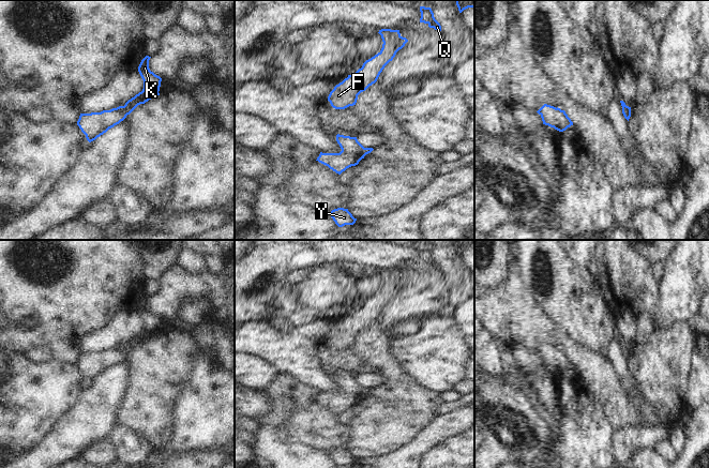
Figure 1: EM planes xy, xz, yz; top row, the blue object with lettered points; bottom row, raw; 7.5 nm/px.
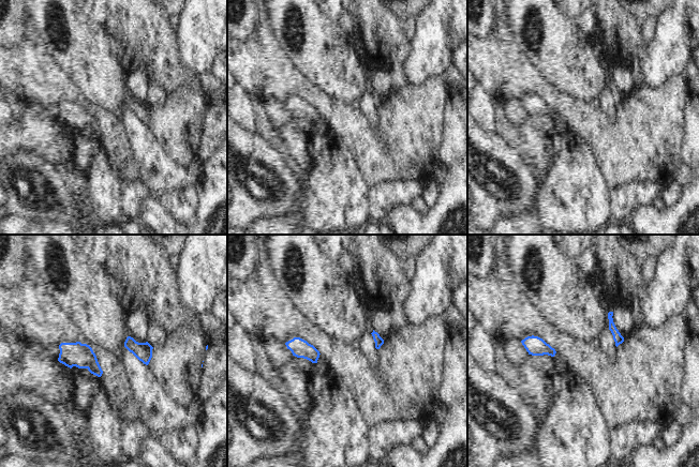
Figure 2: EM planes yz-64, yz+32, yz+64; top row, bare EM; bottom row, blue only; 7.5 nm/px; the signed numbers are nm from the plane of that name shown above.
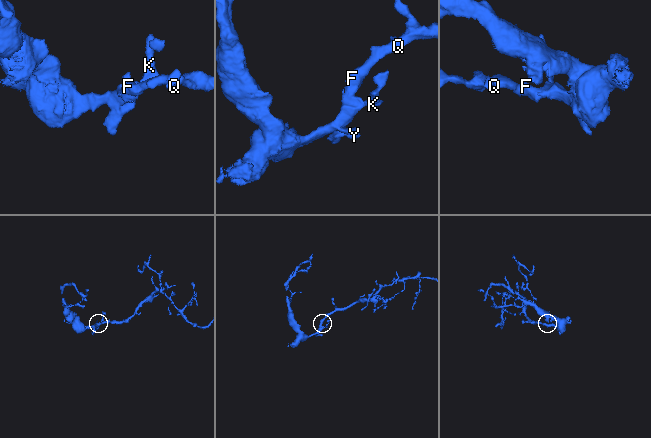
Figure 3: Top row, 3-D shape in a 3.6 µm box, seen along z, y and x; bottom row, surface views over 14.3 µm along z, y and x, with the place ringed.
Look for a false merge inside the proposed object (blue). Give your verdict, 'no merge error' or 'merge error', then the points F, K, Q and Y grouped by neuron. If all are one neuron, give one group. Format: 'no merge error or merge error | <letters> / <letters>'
no merge error | F K Q Y

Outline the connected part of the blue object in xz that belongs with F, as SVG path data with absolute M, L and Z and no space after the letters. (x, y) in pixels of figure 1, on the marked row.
M381 29L378 33L383 42L381 50L366 60L356 73L348 75L334 87L328 96L333 108L345 109L356 105L358 95L377 81L384 66L408 42L401 35L399 30Z

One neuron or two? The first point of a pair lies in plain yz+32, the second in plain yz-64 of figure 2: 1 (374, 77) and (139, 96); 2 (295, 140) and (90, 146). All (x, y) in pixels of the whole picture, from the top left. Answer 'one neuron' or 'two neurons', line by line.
1: one neuron
2: one neuron

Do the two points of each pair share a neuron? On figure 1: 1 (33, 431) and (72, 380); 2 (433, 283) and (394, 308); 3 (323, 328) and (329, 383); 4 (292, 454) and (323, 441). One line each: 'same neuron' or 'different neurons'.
1: same neuron
2: same neuron
3: same neuron
4: different neurons

